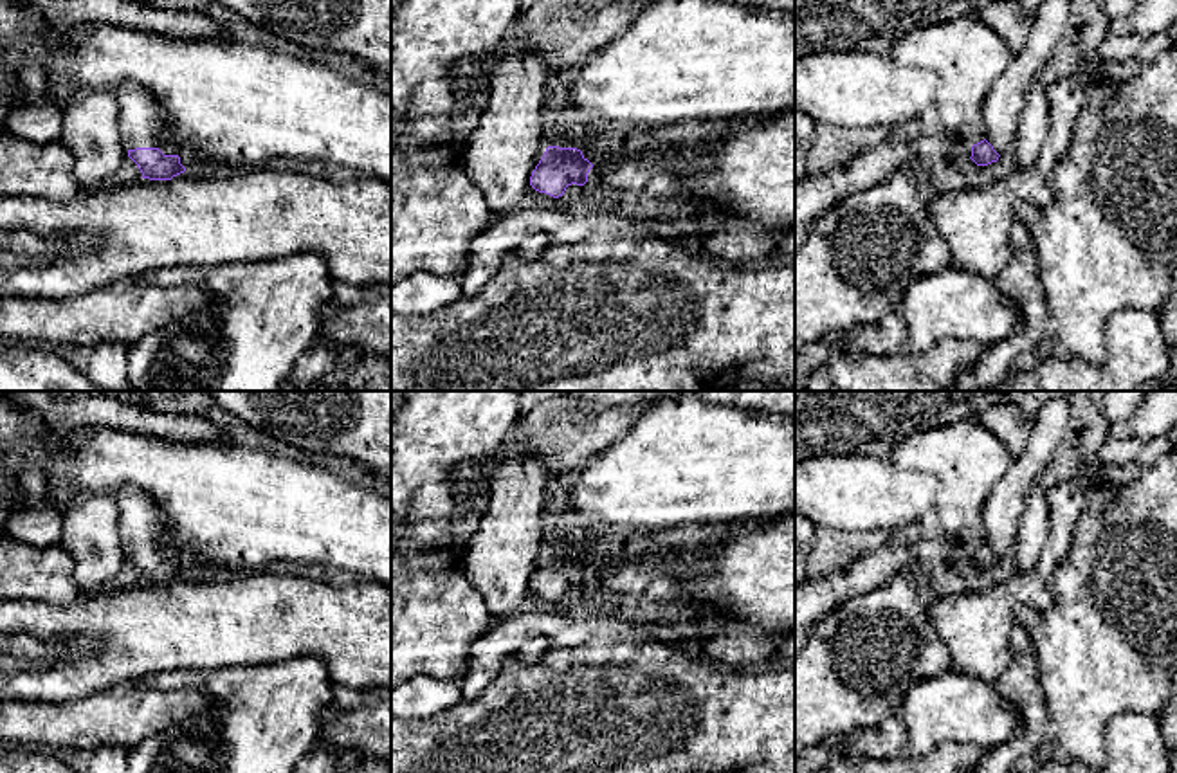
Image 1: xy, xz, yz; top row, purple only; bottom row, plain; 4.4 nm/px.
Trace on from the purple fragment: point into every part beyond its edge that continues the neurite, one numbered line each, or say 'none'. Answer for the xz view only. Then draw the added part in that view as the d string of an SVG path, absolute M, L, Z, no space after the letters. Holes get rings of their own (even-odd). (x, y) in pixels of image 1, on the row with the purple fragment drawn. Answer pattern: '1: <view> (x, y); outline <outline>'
1: xz (572, 190); outline M571 184L571 186L566 187L564 195L559 196L559 198L553 198L553 196L550 196L546 193L539 193L539 191L537 193L543 195L543 196L546 196L546 198L552 198L552 200L564 202L566 198L570 198L573 195L579 195L580 189L582 189L582 186Z

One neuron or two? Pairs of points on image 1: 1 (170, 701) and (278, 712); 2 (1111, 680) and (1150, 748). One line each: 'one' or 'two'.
1: two
2: two

